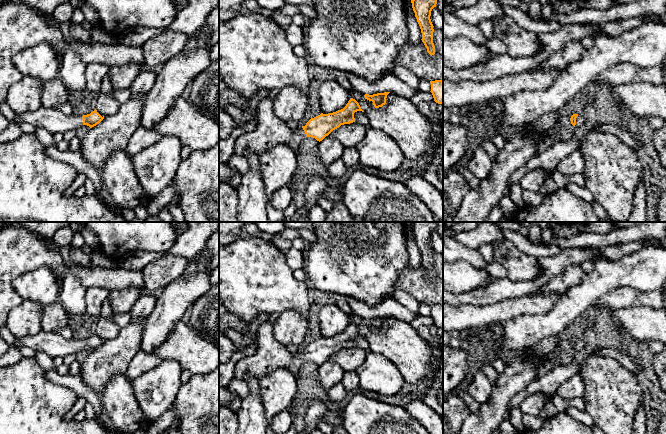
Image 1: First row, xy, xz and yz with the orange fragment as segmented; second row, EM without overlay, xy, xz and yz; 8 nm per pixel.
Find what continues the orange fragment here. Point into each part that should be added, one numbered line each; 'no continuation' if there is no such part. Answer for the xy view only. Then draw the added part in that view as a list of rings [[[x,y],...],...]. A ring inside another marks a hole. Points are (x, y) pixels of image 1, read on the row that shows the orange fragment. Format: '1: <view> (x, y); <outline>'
1: xy (51, 119); [[[41,106],[35,111],[18,114],[15,124],[29,123],[34,128],[43,128],[51,133],[64,133],[83,126],[82,116],[65,115],[58,109]]]

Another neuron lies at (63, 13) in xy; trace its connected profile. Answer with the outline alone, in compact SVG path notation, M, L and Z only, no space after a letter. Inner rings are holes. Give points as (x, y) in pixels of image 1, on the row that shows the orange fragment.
M70 2L60 4L52 13L54 19L59 23L70 22L74 7Z

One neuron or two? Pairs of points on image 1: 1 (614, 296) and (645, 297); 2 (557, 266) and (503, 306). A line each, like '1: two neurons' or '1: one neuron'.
1: one neuron
2: two neurons

